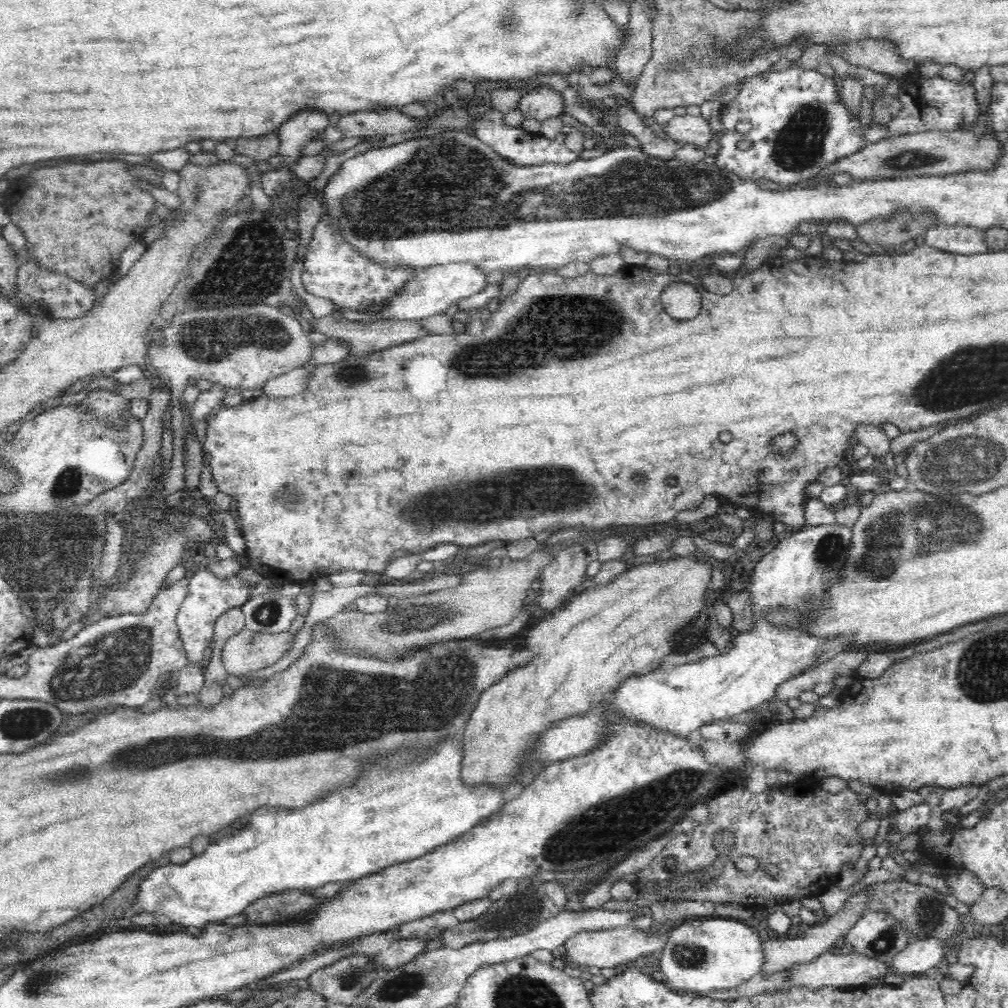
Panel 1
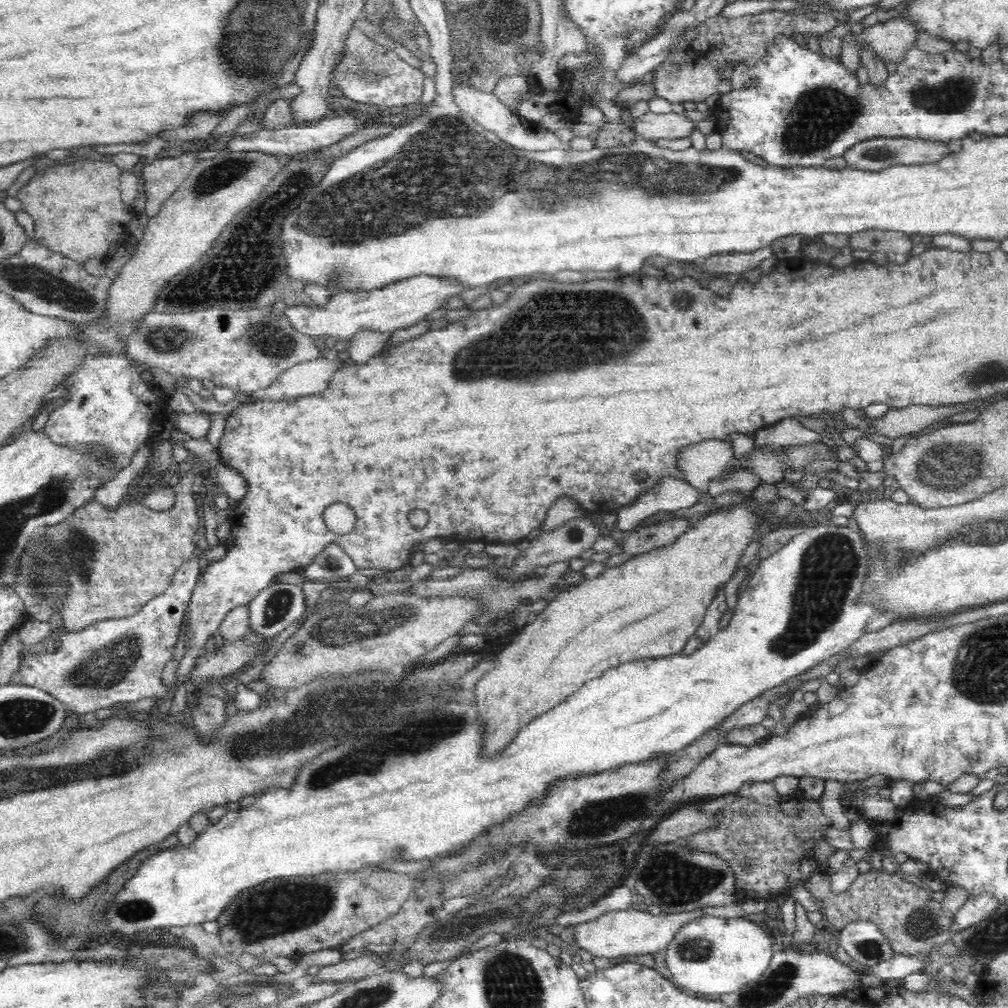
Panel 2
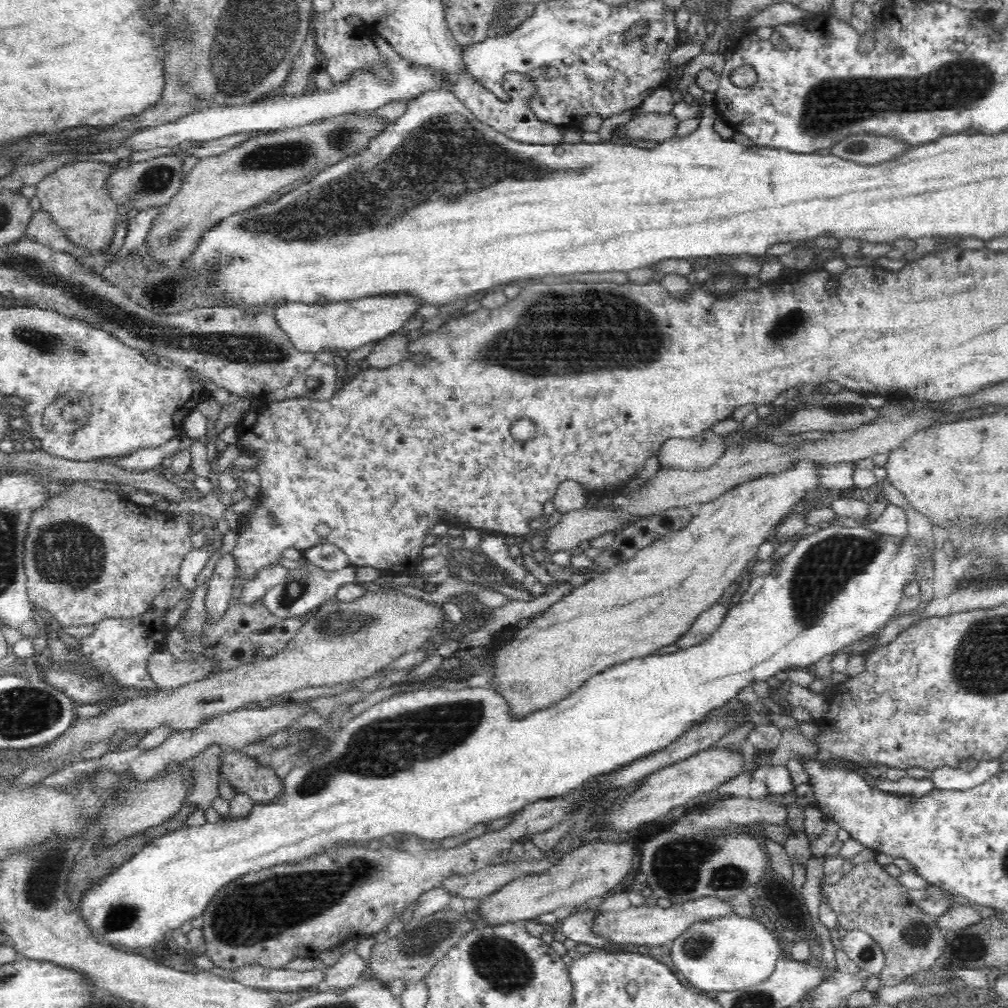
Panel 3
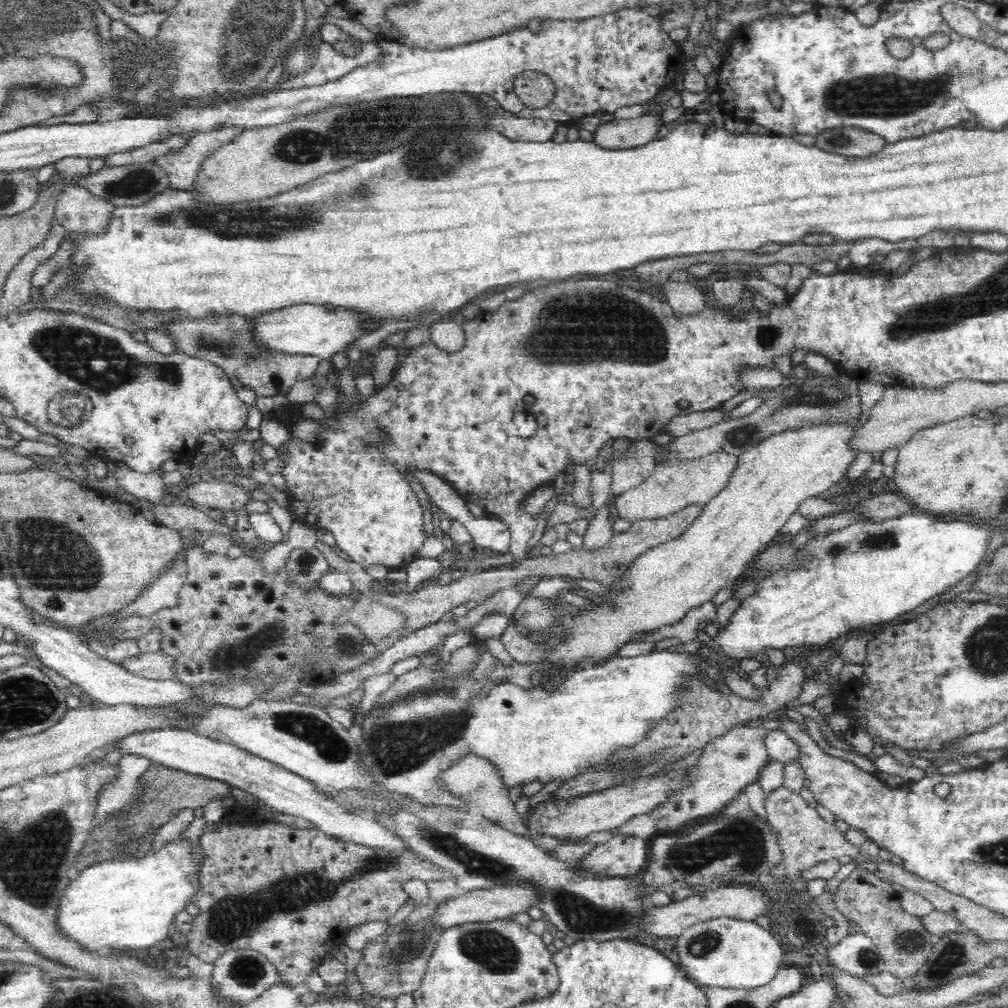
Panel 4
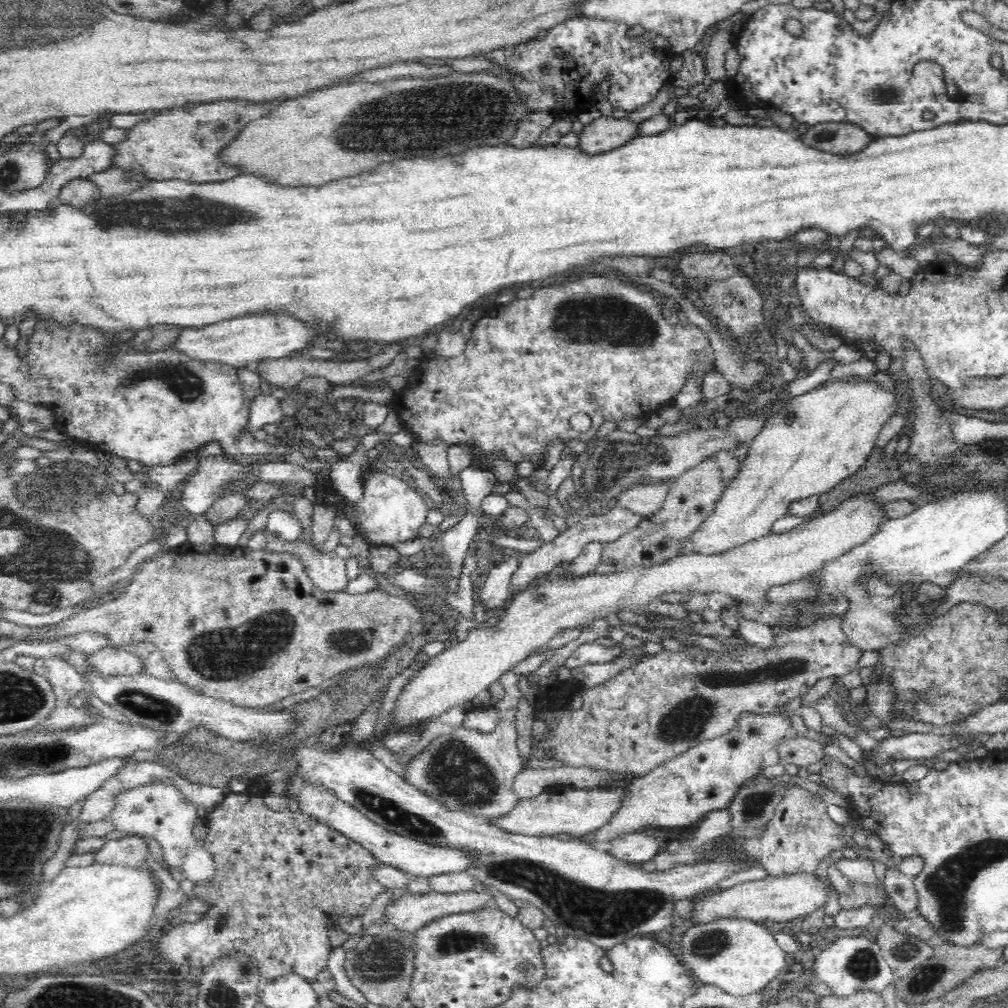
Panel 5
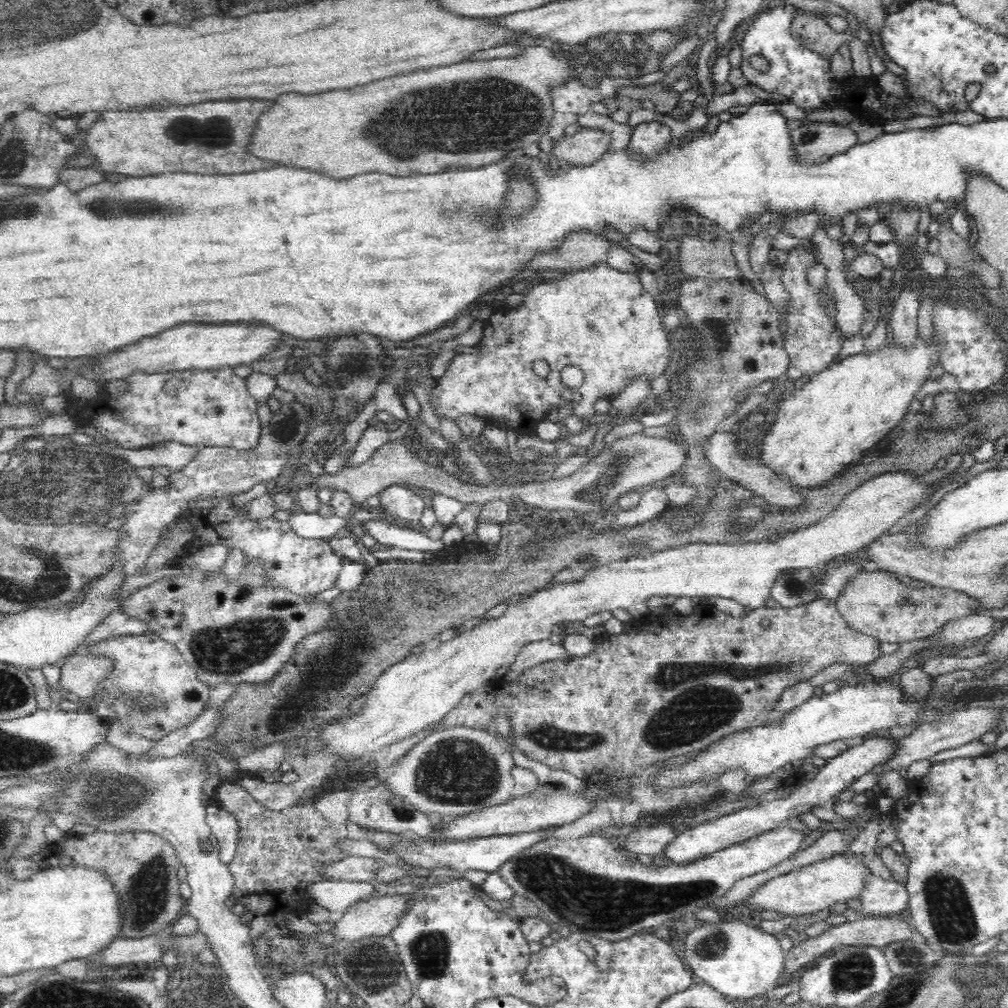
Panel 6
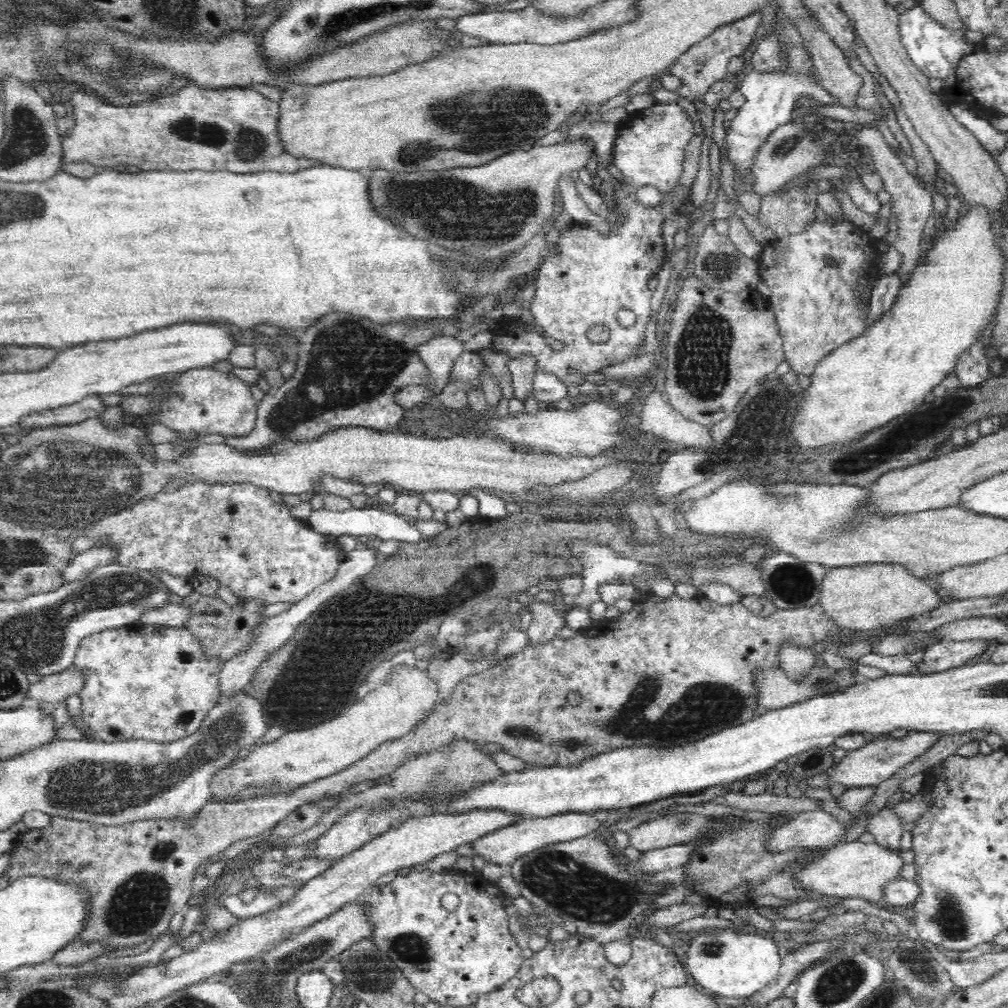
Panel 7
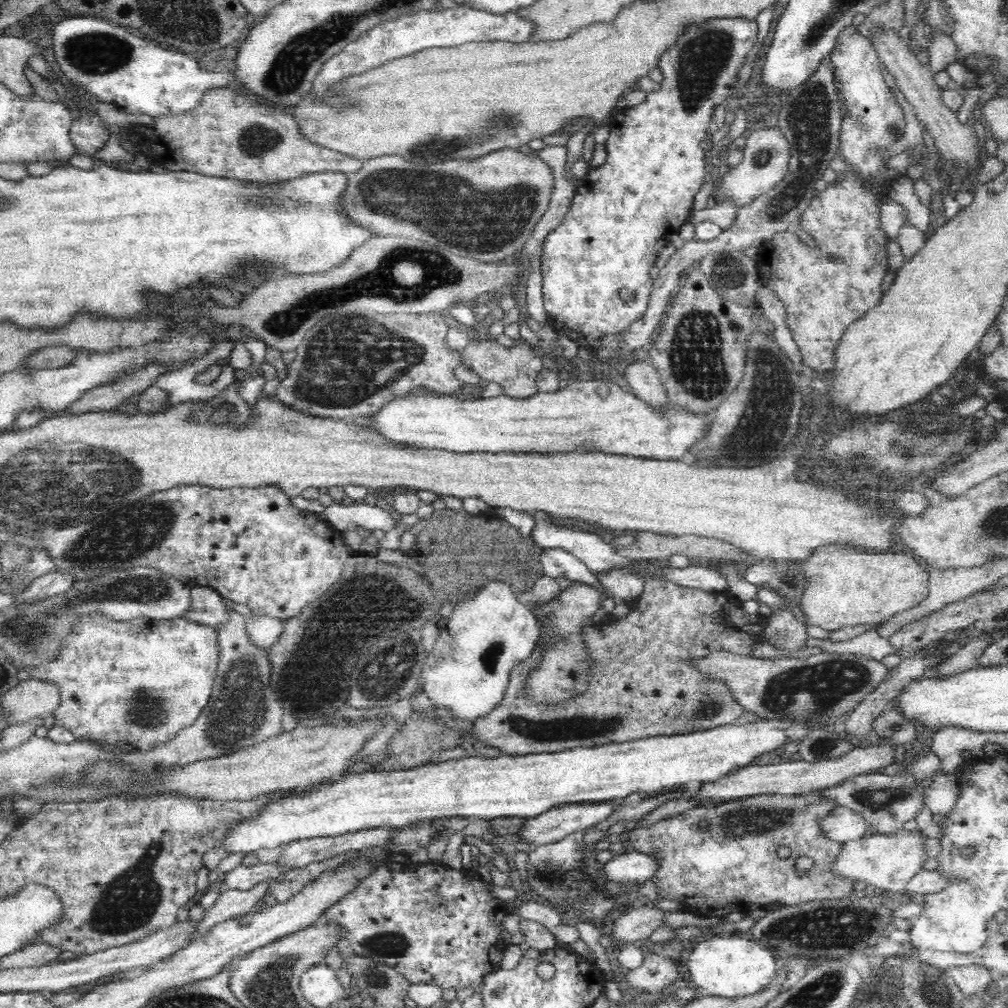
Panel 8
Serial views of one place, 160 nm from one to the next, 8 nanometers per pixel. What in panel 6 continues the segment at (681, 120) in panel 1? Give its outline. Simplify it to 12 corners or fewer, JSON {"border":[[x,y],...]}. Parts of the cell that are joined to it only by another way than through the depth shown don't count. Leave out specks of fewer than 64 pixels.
{"border":[[582,128],[550,149],[558,164],[584,166],[608,152],[610,137]]}

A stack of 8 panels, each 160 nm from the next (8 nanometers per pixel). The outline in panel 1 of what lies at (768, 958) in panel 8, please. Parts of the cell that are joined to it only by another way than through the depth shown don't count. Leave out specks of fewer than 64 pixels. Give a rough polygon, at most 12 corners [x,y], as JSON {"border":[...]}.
{"border":[[692,918],[659,951],[677,992],[730,989],[762,966],[756,929]]}

